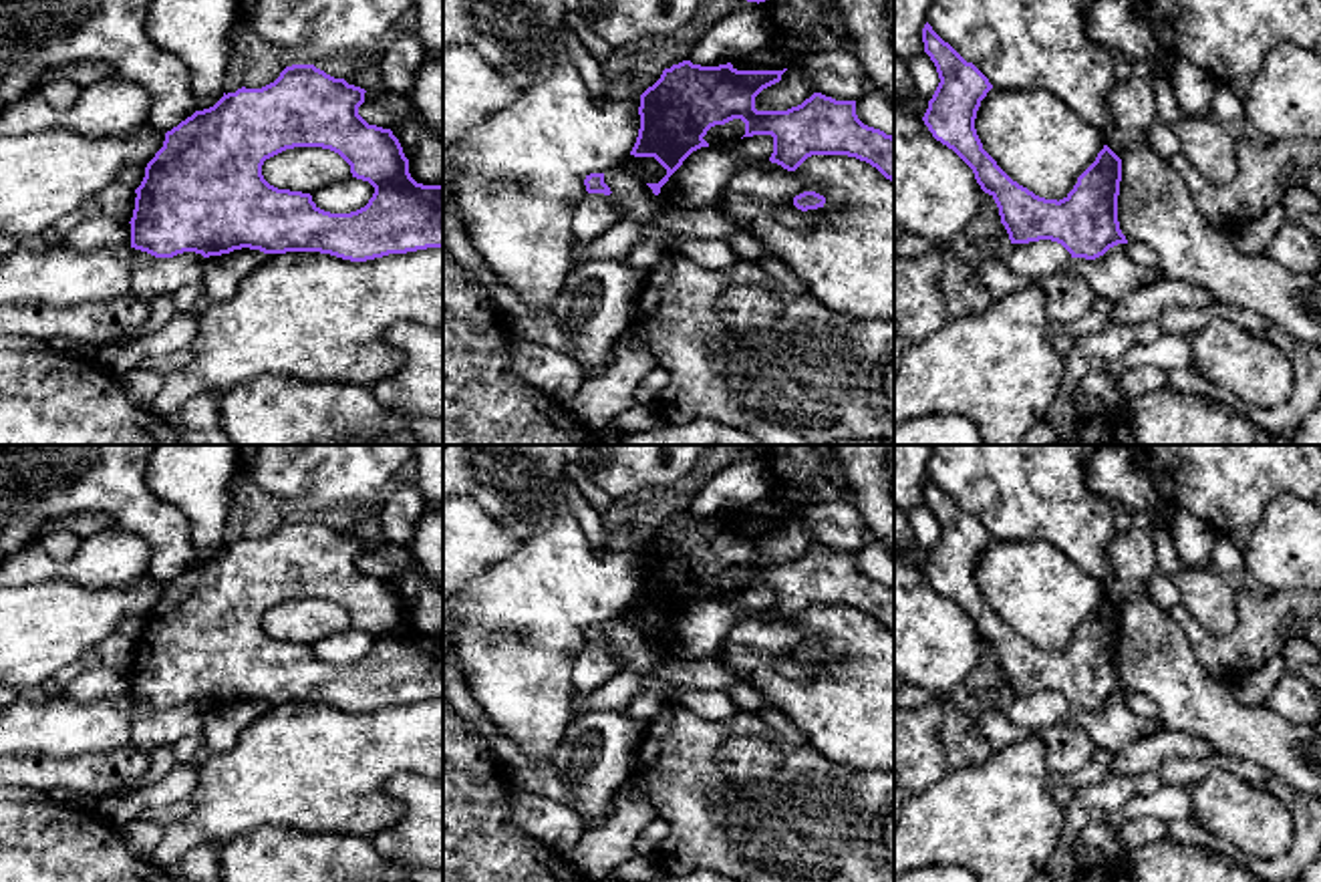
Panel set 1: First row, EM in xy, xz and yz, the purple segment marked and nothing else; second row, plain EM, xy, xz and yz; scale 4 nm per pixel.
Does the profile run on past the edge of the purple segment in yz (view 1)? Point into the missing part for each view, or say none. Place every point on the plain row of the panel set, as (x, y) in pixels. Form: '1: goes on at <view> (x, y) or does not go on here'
1: does not go on here

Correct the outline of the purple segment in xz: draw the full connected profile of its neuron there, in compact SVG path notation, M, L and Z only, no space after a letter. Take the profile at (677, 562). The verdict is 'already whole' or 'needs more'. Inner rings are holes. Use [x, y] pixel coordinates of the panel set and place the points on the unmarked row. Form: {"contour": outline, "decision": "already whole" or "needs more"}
{"contour": "M683 511L665 520L640 546L640 580L630 602L654 608L667 626L646 634L654 646L715 576L745 574L745 586L771 586L771 614L795 622L812 606L848 606L876 618L894 634L894 588L864 576L856 552L814 544L787 562L757 562L755 548L781 532L783 522L737 522L731 513L701 518Z", "decision": "already whole"}

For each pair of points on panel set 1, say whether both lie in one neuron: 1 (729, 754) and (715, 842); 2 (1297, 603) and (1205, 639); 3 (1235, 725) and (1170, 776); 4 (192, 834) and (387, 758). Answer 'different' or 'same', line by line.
1: different
2: same
3: different
4: different

